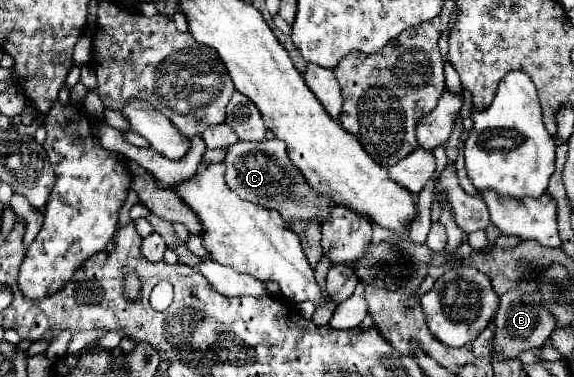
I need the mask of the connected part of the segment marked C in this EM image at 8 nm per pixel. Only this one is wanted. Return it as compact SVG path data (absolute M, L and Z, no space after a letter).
M282 140L236 142L226 150L226 182L242 200L278 210L286 226L290 226L294 220L306 218L316 218L320 222L328 220L328 208L334 202L326 196L316 196L316 192L310 190L300 170L286 156L286 144Z

